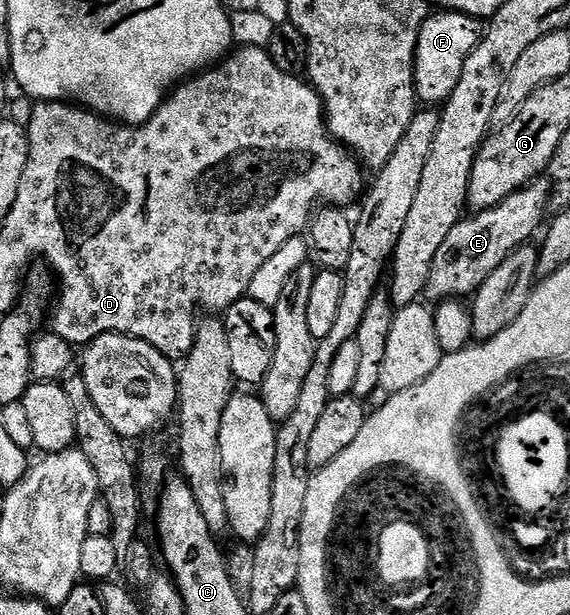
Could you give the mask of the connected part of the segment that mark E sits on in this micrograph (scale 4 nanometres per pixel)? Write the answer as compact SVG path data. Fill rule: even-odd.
M531 183L508 195L508 199L504 199L496 207L470 215L474 217L463 216L455 221L444 243L440 243L436 259L432 259L424 290L425 300L441 303L473 295L482 286L484 279L488 279L488 275L492 275L492 271L496 271L496 267L500 267L500 263L508 259L510 253L531 240L530 236L538 229L538 212L542 205L544 209L543 186L541 189L538 183Z

